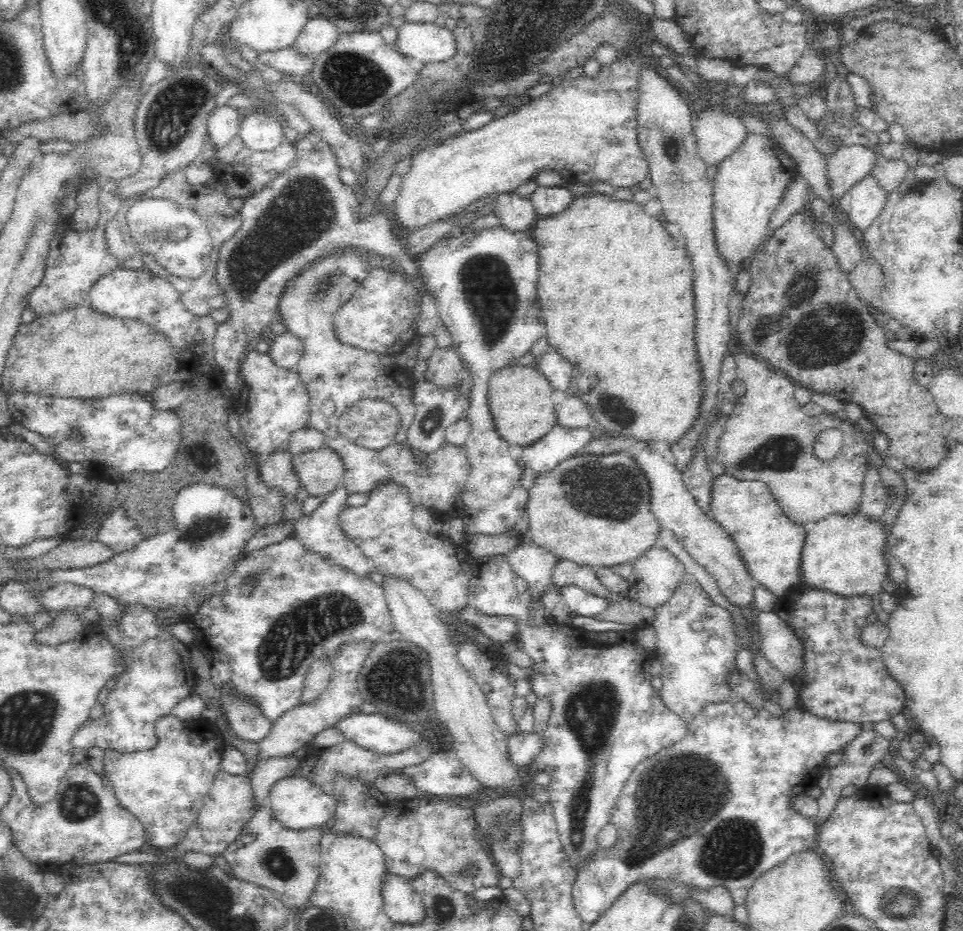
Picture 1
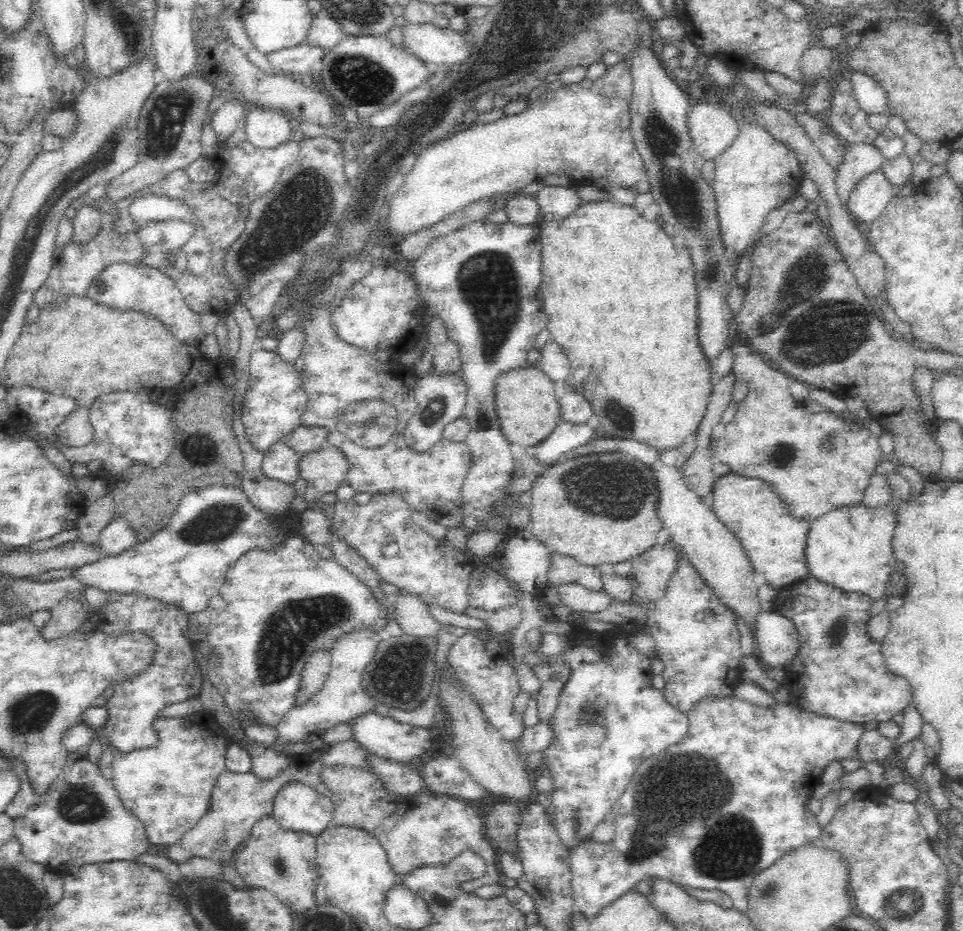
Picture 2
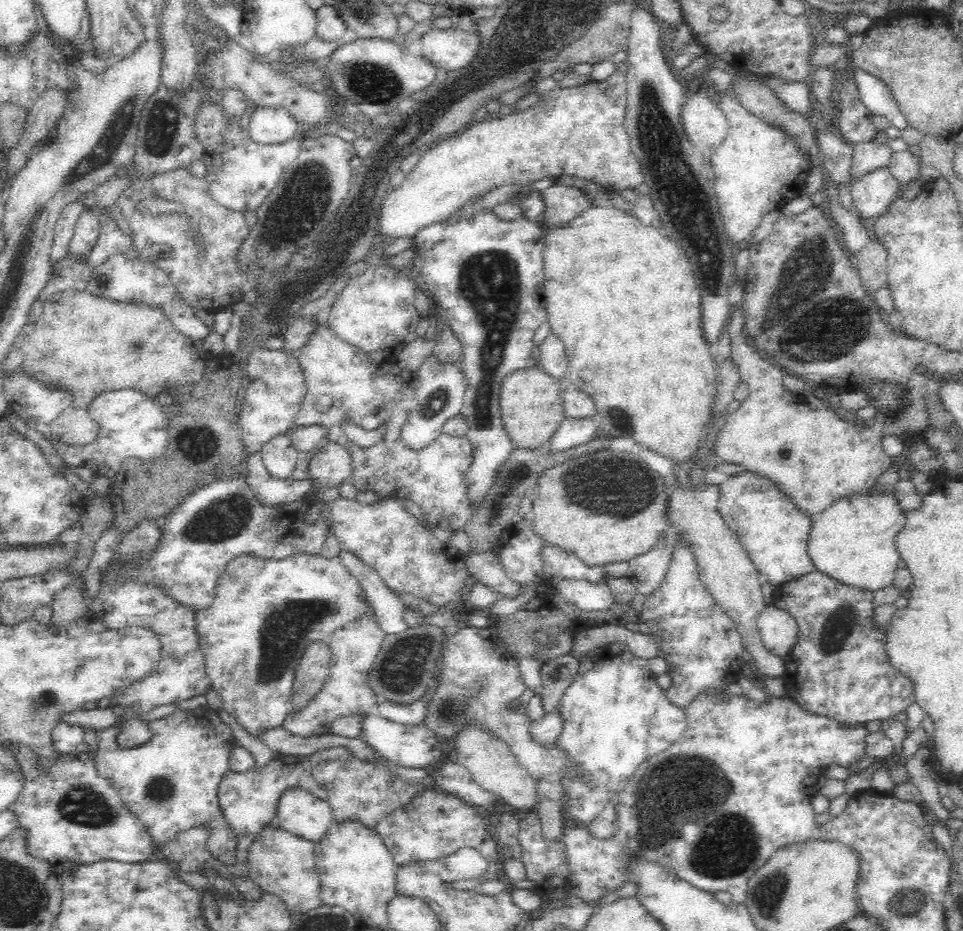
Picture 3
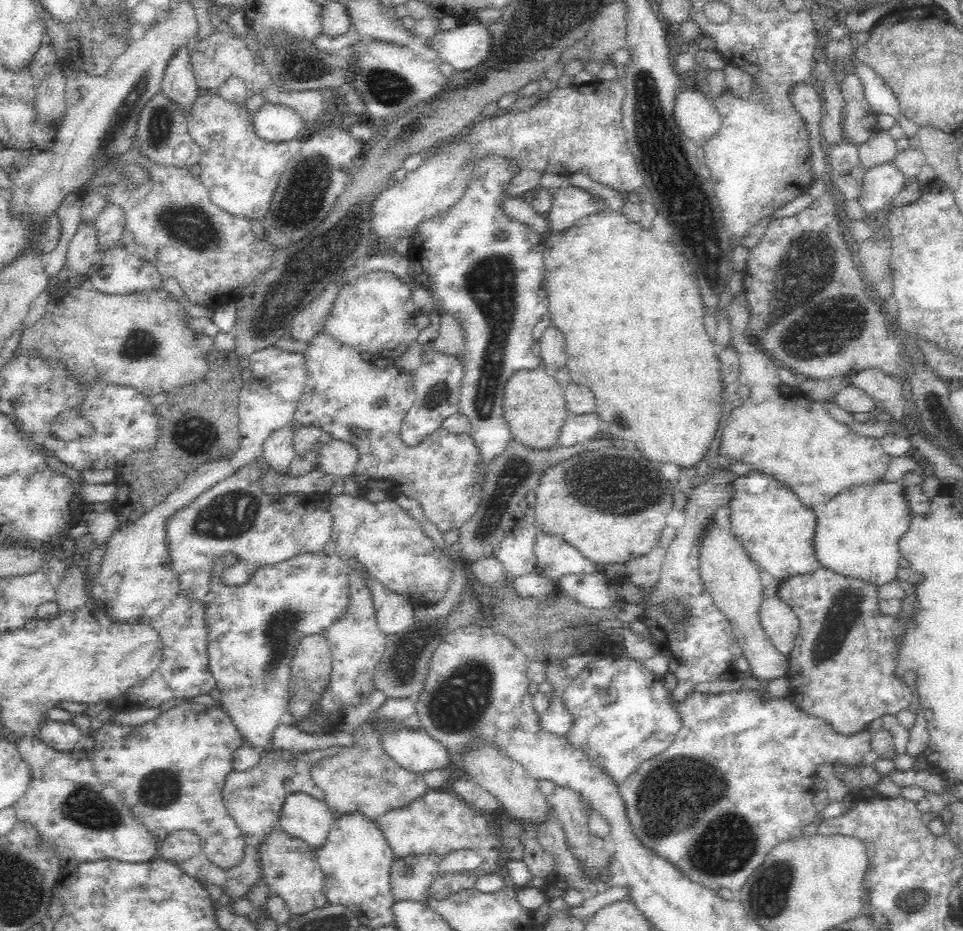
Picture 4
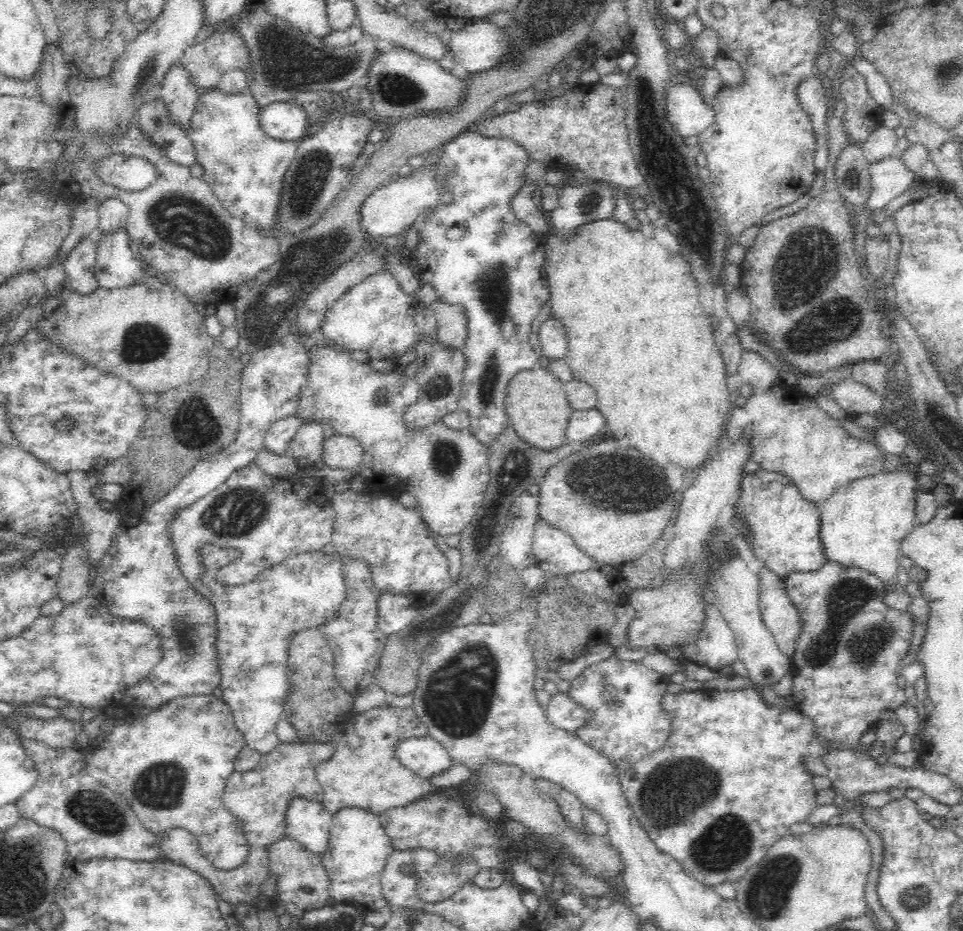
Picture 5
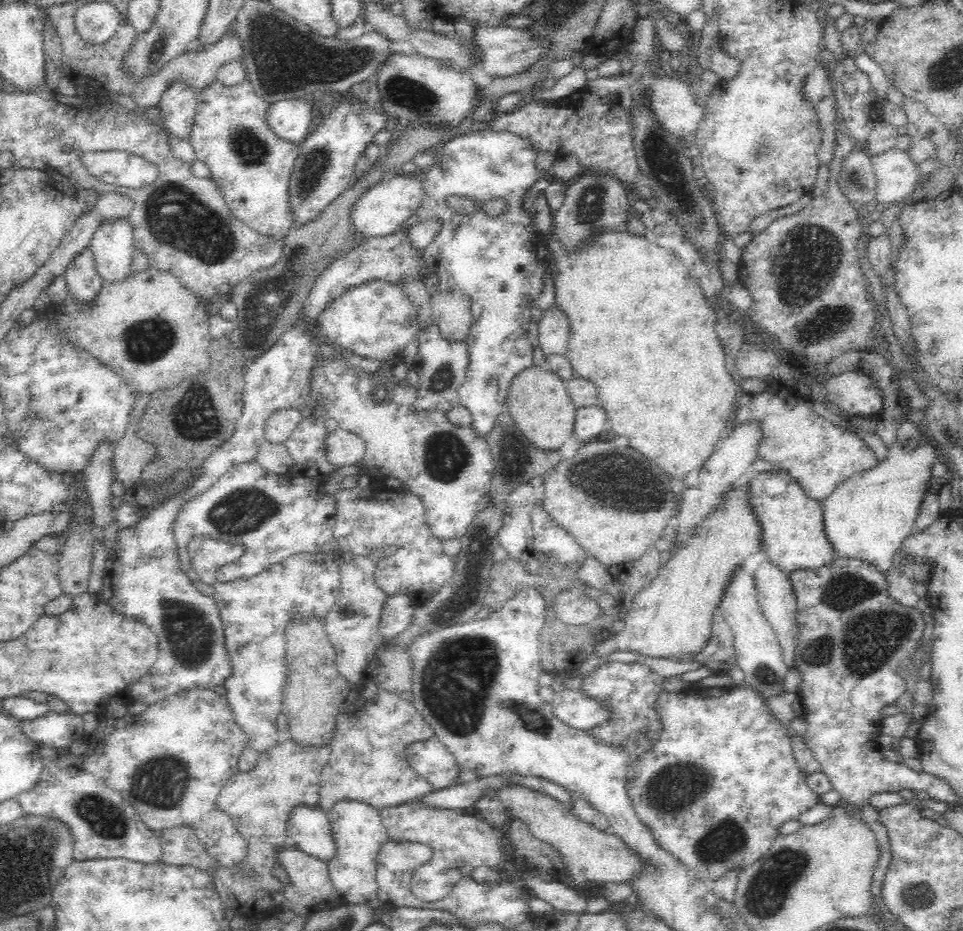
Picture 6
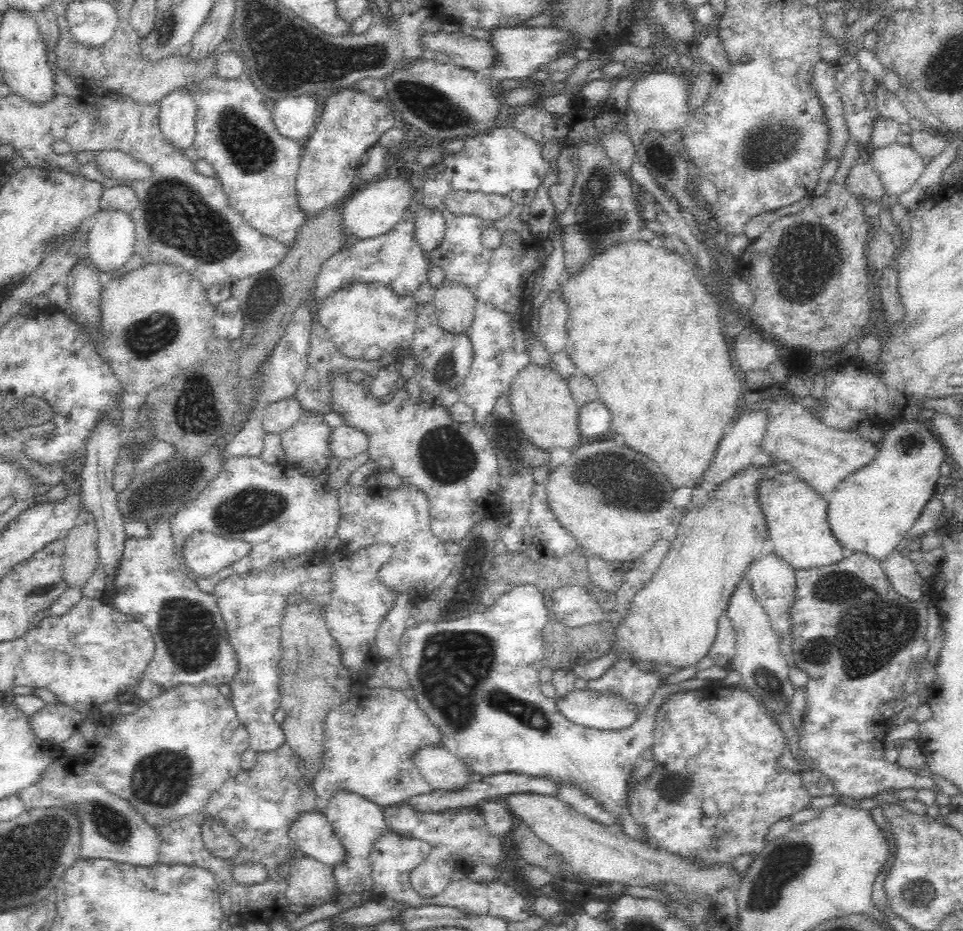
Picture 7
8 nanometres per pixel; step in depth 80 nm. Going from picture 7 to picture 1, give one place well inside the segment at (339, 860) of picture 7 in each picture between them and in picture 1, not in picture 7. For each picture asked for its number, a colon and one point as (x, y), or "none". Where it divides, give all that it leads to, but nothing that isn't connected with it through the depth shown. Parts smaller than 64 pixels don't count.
1: (298, 804)
2: (299, 808)
3: (301, 814)
4: (305, 818)
5: (307, 823)
6: (308, 829)

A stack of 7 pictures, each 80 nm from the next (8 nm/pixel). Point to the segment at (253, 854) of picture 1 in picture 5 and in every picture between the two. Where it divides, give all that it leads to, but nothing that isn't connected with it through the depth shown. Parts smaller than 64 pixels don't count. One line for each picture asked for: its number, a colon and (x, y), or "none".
2: (283, 862)
3: (283, 864)
4: (291, 868)
5: (303, 884)

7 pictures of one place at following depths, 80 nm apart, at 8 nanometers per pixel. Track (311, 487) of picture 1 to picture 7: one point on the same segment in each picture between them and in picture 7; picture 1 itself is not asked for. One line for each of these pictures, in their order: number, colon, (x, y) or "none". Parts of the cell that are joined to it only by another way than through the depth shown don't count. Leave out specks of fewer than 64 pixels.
2: (324, 470)
3: (332, 464)
4: (339, 457)
5: (340, 451)
6: (344, 447)
7: (347, 441)

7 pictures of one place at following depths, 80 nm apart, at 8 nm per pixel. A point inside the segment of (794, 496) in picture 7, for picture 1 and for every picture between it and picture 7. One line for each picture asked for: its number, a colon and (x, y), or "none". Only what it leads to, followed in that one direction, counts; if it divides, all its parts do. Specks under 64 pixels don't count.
1: (771, 543)
2: (774, 539)
3: (775, 533)
4: (779, 531)
5: (787, 527)
6: (795, 537)

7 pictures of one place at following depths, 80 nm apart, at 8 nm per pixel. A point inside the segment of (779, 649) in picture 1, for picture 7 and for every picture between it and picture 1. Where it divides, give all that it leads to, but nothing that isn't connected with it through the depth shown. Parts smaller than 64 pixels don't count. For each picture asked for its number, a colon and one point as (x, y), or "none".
2: (777, 637)
3: (779, 629)
4: (780, 622)
5: (778, 611)
6: (775, 593)
7: (771, 579)

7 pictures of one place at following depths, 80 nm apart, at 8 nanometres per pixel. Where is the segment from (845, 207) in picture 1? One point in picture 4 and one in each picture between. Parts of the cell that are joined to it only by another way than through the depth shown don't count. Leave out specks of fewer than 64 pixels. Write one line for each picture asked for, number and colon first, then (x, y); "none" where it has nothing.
2: (871, 195)
3: (873, 193)
4: (882, 183)

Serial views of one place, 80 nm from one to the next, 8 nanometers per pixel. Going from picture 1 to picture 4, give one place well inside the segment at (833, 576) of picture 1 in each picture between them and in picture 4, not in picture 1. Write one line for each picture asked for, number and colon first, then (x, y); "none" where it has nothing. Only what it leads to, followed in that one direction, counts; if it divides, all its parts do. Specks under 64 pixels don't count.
2: (850, 546)
3: (853, 539)
4: (859, 530)

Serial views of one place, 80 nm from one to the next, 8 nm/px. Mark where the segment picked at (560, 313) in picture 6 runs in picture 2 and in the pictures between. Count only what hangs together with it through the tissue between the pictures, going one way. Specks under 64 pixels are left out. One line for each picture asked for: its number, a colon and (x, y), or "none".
2: (552, 361)
3: (553, 359)
4: (553, 346)
5: (553, 337)

